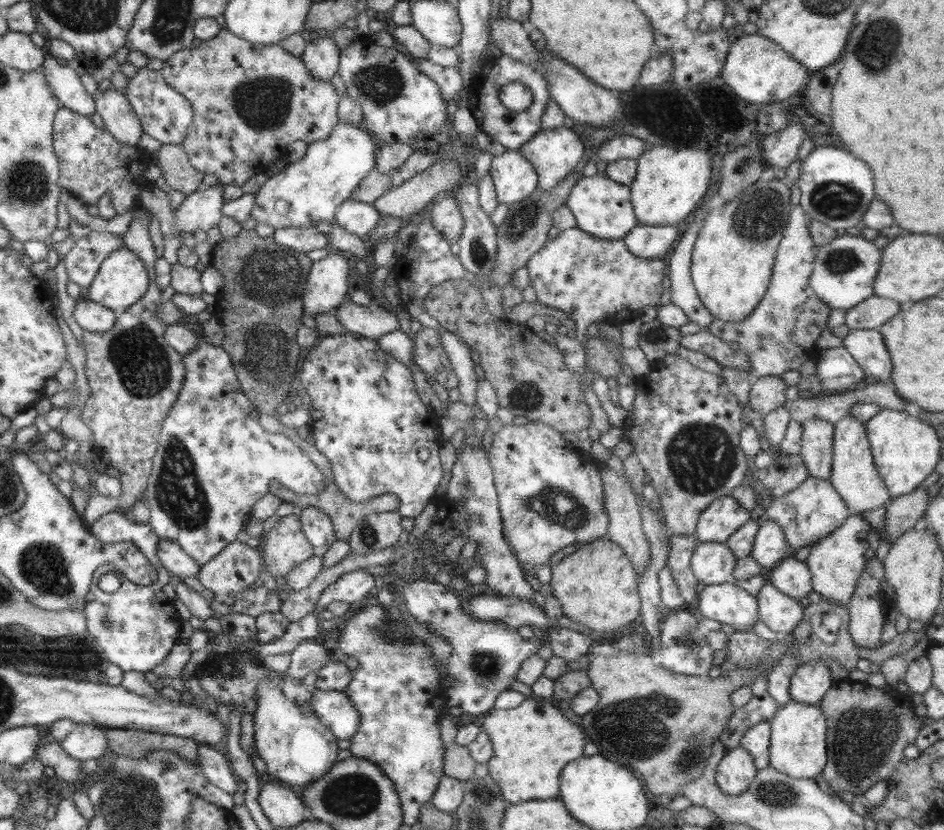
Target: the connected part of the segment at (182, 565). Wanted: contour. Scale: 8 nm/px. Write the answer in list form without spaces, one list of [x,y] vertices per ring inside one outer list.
[[[160,538],[156,556],[170,574],[188,578],[188,576],[197,577],[200,572],[201,566],[198,565],[198,561],[186,554],[179,544],[170,540]]]

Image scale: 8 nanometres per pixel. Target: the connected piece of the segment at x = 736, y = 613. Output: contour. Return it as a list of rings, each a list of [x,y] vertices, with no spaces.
[[[734,582],[706,585],[693,606],[700,609],[704,617],[718,621],[721,624],[730,625],[736,631],[753,631],[754,625],[760,619],[757,598]]]

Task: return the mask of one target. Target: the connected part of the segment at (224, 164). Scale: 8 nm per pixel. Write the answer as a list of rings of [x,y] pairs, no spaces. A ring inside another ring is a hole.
[[[224,26],[221,27],[220,32],[214,38],[202,41],[198,48],[190,47],[174,53],[169,59],[164,61],[160,73],[162,73],[162,78],[168,85],[182,93],[193,104],[194,121],[190,126],[186,139],[181,145],[185,149],[186,154],[188,154],[190,164],[194,166],[194,169],[203,174],[216,175],[222,185],[242,187],[255,174],[266,171],[270,162],[274,162],[276,158],[285,157],[288,145],[298,140],[304,141],[307,145],[319,143],[325,140],[326,136],[330,135],[330,132],[332,132],[334,126],[337,126],[339,121],[337,111],[341,97],[338,95],[338,90],[334,88],[330,79],[324,80],[314,77],[310,73],[310,69],[306,67],[302,55],[292,55],[292,53],[286,52],[286,49],[282,48],[278,43],[269,45],[250,43],[250,41],[234,35],[232,31],[228,31]]]

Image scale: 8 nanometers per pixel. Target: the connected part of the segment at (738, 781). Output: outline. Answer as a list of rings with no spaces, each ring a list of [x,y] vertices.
[[[738,745],[727,749],[725,755],[720,758],[715,779],[724,793],[736,795],[746,791],[756,773],[758,768],[754,765],[754,757]]]

